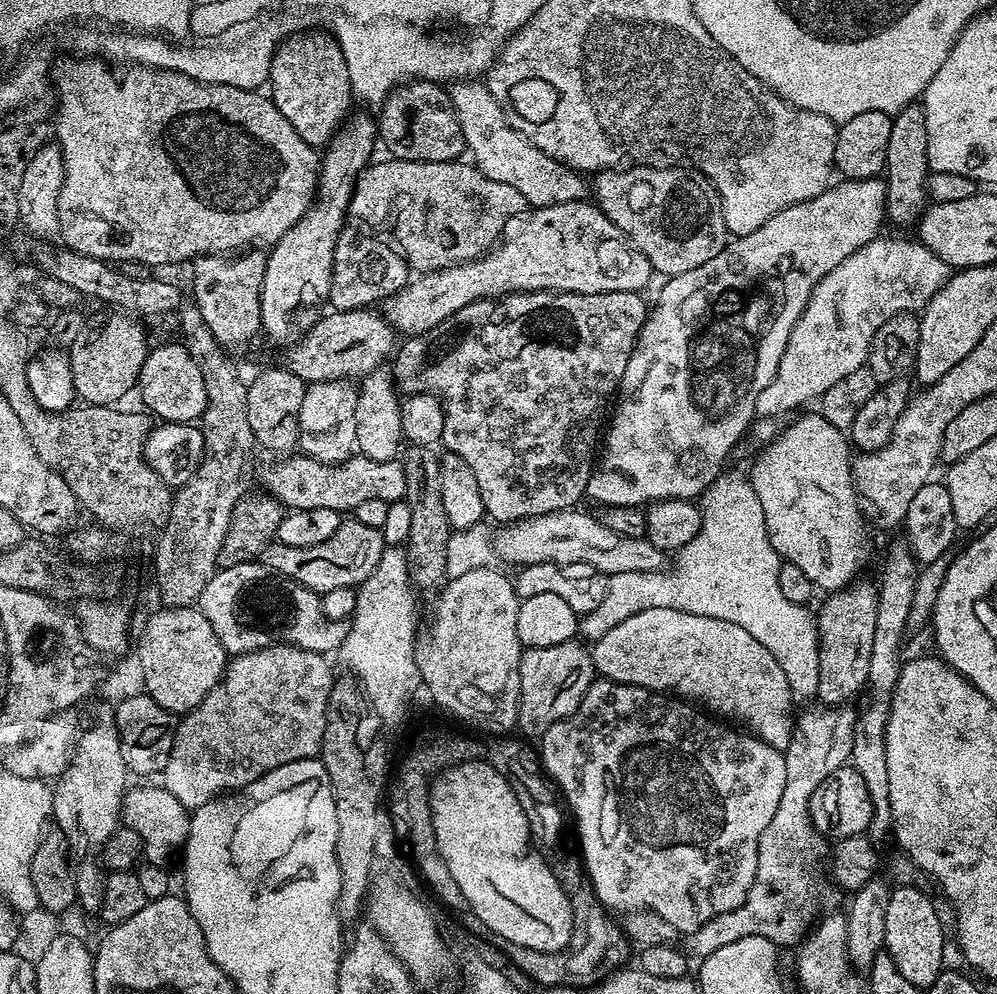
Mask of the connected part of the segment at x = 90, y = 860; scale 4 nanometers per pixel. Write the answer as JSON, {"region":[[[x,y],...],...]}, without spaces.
{"region":[[[97,702],[92,708],[92,725],[81,731],[76,741],[76,751],[66,770],[52,788],[52,815],[55,827],[68,843],[68,864],[76,887],[79,907],[92,914],[99,913],[102,906],[102,890],[105,873],[100,855],[110,837],[121,827],[120,807],[124,801],[130,773],[122,758],[120,735],[116,725],[116,713],[111,703]]]}

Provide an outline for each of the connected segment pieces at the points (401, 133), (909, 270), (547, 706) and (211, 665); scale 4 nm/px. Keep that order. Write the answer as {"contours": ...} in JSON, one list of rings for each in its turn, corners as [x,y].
{"contours":[[[[409,80],[386,97],[378,115],[378,140],[387,155],[394,160],[421,160],[422,162],[446,162],[460,160],[465,155],[466,147],[459,128],[458,114],[455,113],[453,97],[448,97],[447,87],[434,80]]],[[[884,239],[871,240],[854,250],[850,258],[838,262],[814,286],[806,310],[802,310],[794,330],[790,330],[790,340],[774,380],[766,386],[764,395],[756,399],[757,417],[780,416],[807,400],[815,401],[834,382],[842,382],[846,374],[865,367],[878,326],[899,312],[919,313],[948,281],[948,264],[925,244],[915,239]]],[[[576,640],[558,642],[558,646],[538,646],[537,648],[524,648],[520,653],[520,709],[518,710],[518,732],[521,737],[539,738],[554,726],[554,722],[567,720],[578,710],[586,690],[594,679],[591,651],[583,643]]],[[[158,607],[146,622],[146,628],[138,638],[134,654],[139,657],[145,674],[144,692],[158,706],[167,712],[183,714],[193,712],[219,684],[228,667],[230,653],[218,642],[218,634],[214,634],[214,626],[202,614],[199,607]]]]}

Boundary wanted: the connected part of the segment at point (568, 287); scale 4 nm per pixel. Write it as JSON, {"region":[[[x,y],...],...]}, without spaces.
{"region":[[[582,199],[533,207],[514,217],[504,228],[504,235],[499,243],[483,256],[468,263],[455,264],[440,271],[419,275],[383,301],[382,314],[397,333],[402,332],[404,336],[420,335],[433,329],[470,302],[503,298],[510,292],[640,292],[653,276],[646,254],[642,254],[642,250],[629,242],[626,234],[622,234],[622,230],[618,230],[618,226],[614,226],[614,222],[610,222],[610,218],[606,218],[606,214],[602,214],[602,210],[596,207],[595,203]]]}

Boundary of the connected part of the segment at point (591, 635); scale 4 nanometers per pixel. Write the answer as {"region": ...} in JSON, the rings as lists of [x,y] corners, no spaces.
{"region":[[[721,471],[719,478],[699,497],[702,526],[696,537],[675,553],[676,565],[672,569],[669,567],[659,572],[614,574],[607,577],[608,585],[603,585],[596,609],[579,617],[579,635],[585,636],[585,641],[595,642],[602,638],[602,634],[614,630],[618,622],[626,622],[626,618],[642,610],[655,608],[682,610],[686,614],[702,614],[706,618],[722,618],[722,622],[734,622],[734,626],[742,626],[746,634],[762,642],[762,646],[766,646],[766,650],[774,654],[778,666],[782,666],[782,674],[786,674],[786,682],[790,682],[793,701],[797,705],[804,704],[800,706],[811,705],[818,690],[820,635],[816,632],[816,616],[811,607],[789,602],[782,594],[782,589],[778,587],[778,570],[782,561],[774,546],[770,546],[766,518],[762,514],[762,502],[758,502],[758,494],[754,494],[751,479],[745,473],[743,476],[740,472],[728,471]]]}

